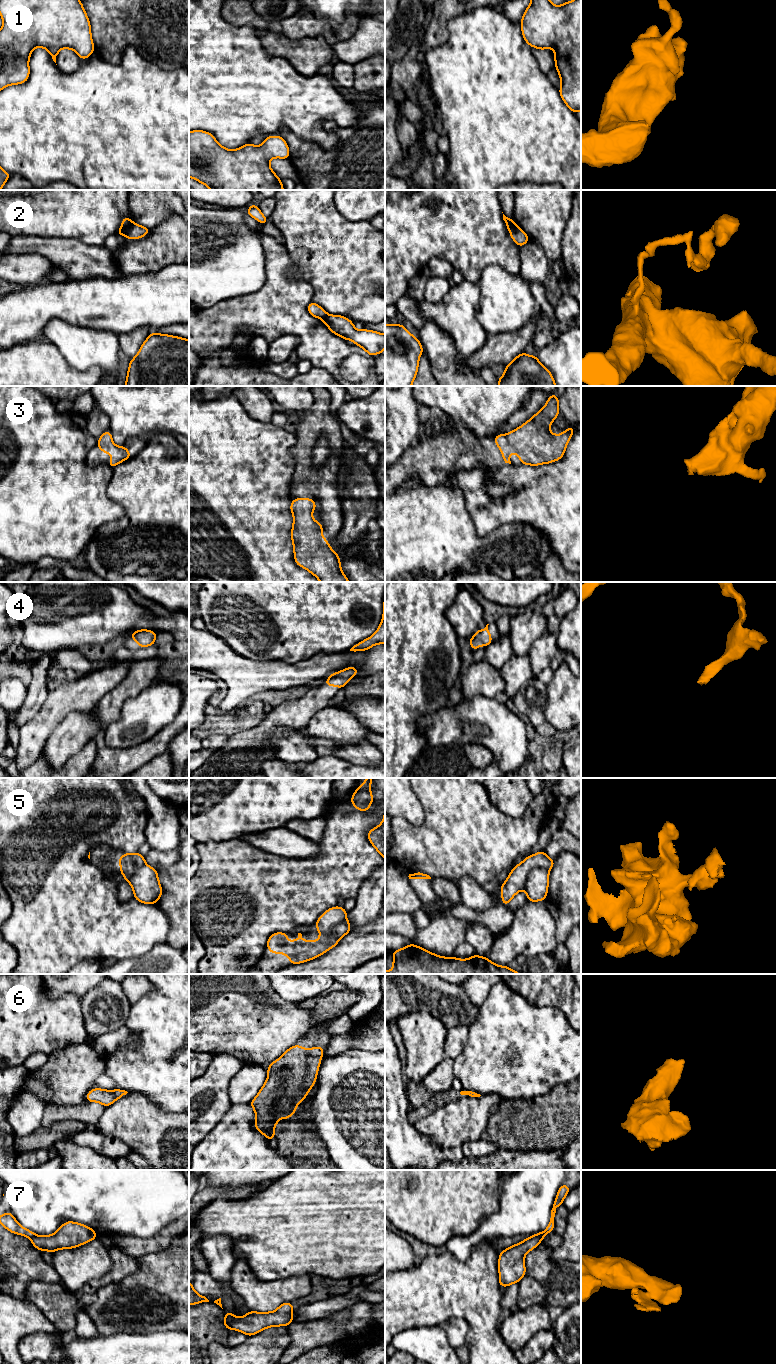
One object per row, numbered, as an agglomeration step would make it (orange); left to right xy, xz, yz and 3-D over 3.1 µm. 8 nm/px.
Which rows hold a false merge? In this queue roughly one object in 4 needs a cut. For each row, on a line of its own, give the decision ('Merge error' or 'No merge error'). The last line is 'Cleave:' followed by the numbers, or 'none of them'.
1: No merge error
2: Merge error
3: No merge error
4: No merge error
5: Merge error
6: No merge error
7: Merge error
Cleave: 2, 5, 7

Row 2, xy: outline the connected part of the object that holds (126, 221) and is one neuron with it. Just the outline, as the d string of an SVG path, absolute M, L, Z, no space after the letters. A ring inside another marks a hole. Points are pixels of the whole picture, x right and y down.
M123 217L122 226L116 232L116 235L125 235L127 231L129 230L131 224L132 224L132 220L130 219L130 217Z

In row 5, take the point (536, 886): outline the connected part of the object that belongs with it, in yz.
M533 868L527 877L524 890L527 893L527 901L544 901L547 897L549 885L549 871L541 868Z

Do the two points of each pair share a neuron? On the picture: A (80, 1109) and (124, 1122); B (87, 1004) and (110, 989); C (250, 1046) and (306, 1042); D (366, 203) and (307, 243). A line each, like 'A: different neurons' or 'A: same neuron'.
A: different neurons
B: same neuron
C: different neurons
D: different neurons

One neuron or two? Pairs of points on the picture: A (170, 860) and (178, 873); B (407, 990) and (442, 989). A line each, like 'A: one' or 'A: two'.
A: two
B: one

